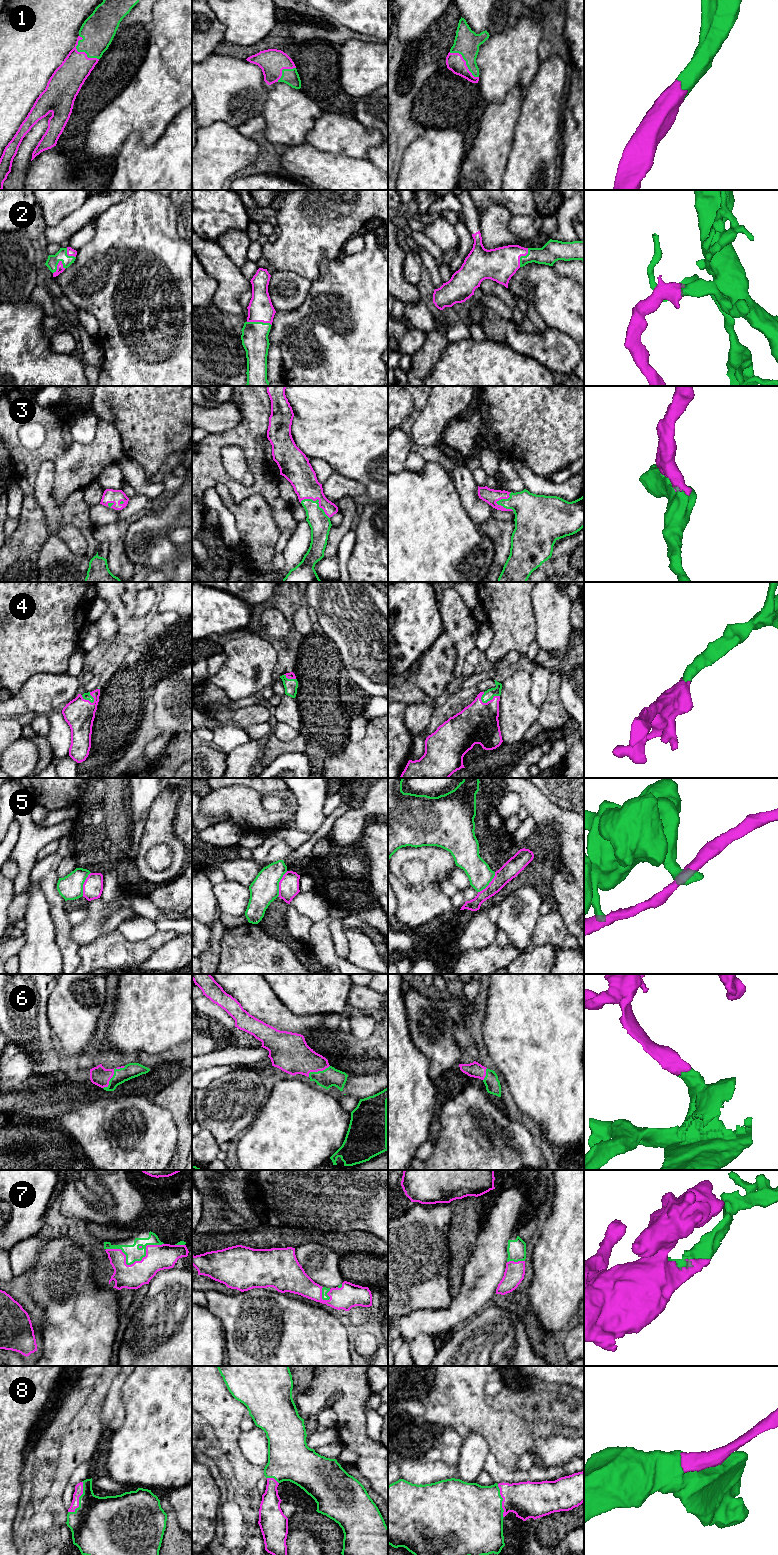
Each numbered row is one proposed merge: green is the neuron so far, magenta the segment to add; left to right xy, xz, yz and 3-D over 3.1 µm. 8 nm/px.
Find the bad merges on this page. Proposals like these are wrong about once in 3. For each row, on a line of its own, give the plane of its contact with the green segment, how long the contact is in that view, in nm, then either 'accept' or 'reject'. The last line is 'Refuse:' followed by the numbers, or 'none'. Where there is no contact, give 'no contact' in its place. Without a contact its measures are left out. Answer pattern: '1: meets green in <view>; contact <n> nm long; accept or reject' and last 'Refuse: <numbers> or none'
1: meets green in xy; contact 260 nm long; accept
2: meets green in xz; contact 200 nm long; accept
3: meets green in xz; contact 280 nm long; accept
4: meets green in yz; contact 160 nm long; accept
5: meets green in xz; contact 220 nm long; reject
6: meets green in xy; contact 260 nm long; accept
7: meets green in xy; contact 460 nm long; accept
8: meets green in xy; contact 280 nm long; accept
Refuse: 5

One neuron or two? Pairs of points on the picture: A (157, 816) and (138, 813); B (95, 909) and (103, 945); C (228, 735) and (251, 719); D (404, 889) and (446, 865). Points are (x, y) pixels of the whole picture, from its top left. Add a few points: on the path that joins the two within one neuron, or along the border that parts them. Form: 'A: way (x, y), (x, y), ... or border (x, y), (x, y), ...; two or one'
A: border (159, 794), (146, 820); two
B: border (116, 929), (80, 946); two
C: border (214, 728), (218, 724), (227, 724), (242, 729); two
D: border (398, 878), (403, 882); two

